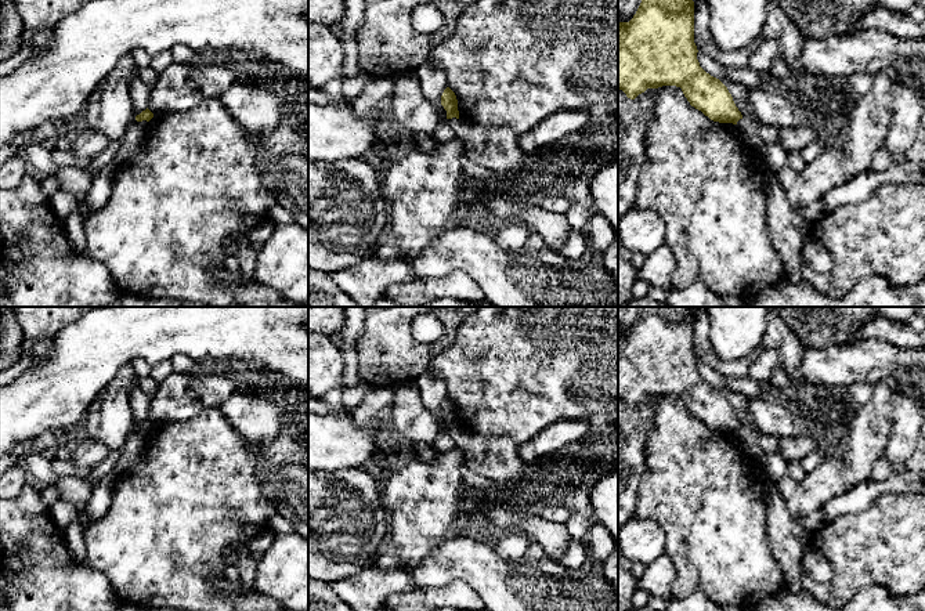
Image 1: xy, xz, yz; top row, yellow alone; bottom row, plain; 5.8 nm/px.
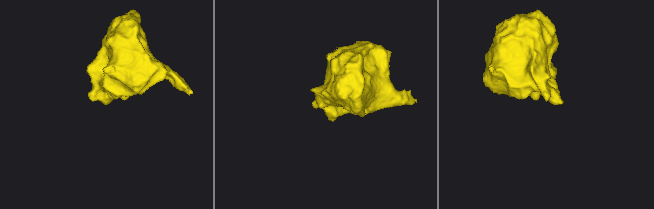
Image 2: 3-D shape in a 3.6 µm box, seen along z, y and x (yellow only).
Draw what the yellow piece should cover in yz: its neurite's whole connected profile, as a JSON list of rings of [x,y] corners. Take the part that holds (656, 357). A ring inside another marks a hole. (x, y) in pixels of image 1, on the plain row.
[[[640,307],[642,312],[629,332],[618,330],[618,398],[635,409],[647,398],[662,395],[680,397],[691,416],[701,420],[713,431],[737,434],[742,429],[727,397],[707,383],[697,369],[694,352],[694,311],[691,307]]]

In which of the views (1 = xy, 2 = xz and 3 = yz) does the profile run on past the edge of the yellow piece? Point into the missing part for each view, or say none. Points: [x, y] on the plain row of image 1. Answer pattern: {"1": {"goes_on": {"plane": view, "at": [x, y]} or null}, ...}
{"1": {"goes_on": null}, "2": {"goes_on": null}, "3": {"goes_on": null}}

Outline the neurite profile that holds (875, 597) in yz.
[[[872,585],[837,610],[817,601],[807,590],[792,593],[784,588],[763,599],[752,611],[925,611],[925,589],[913,596],[893,596],[884,586]]]

